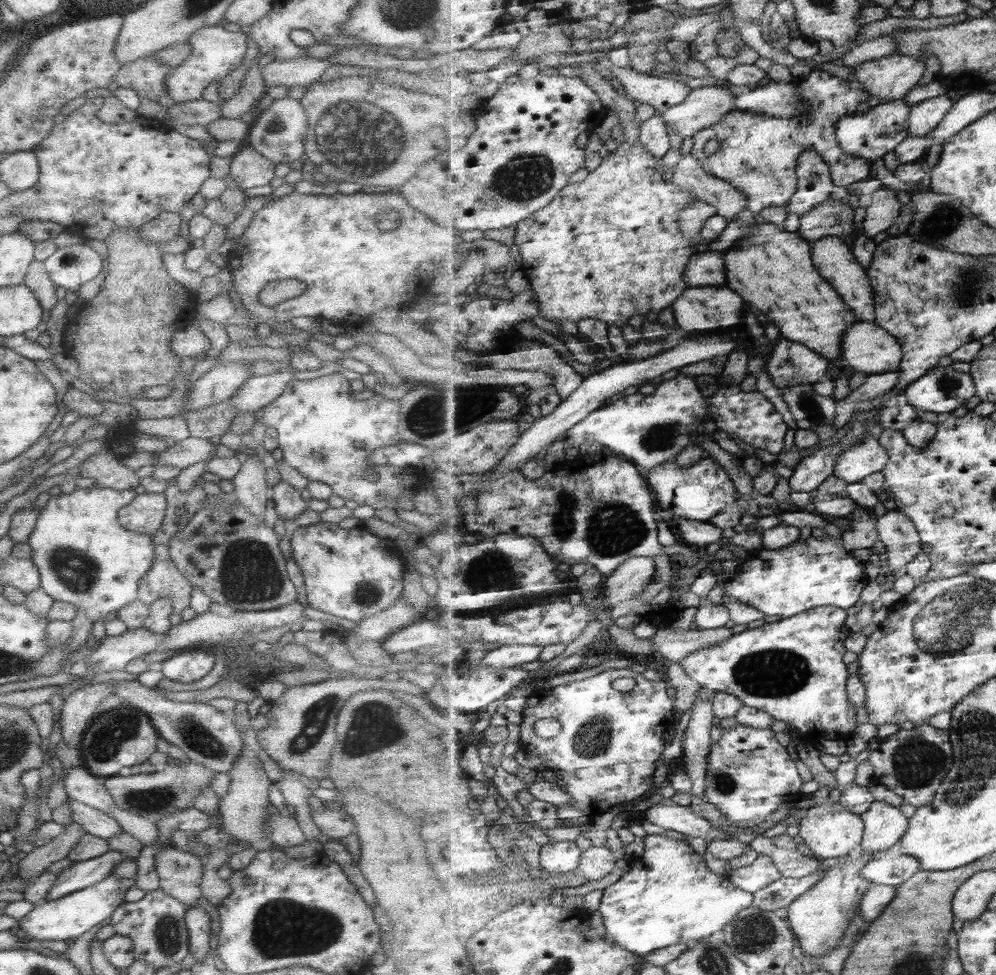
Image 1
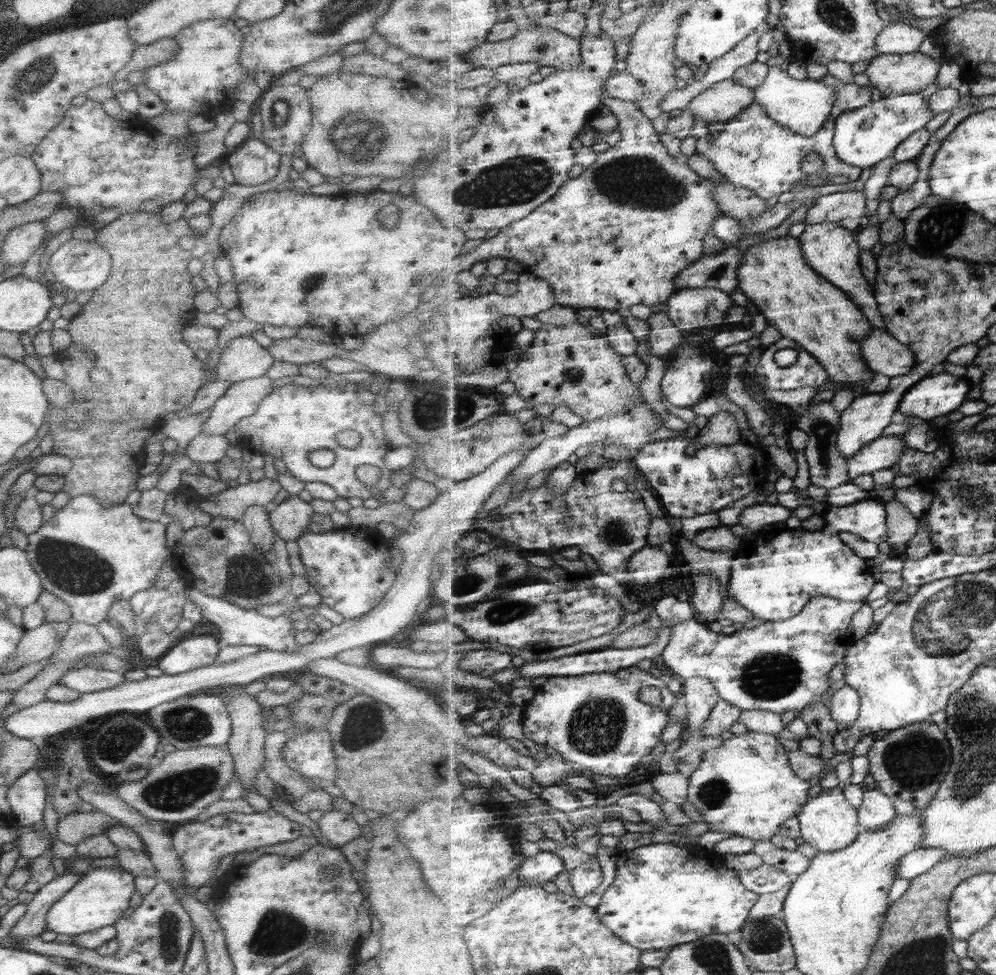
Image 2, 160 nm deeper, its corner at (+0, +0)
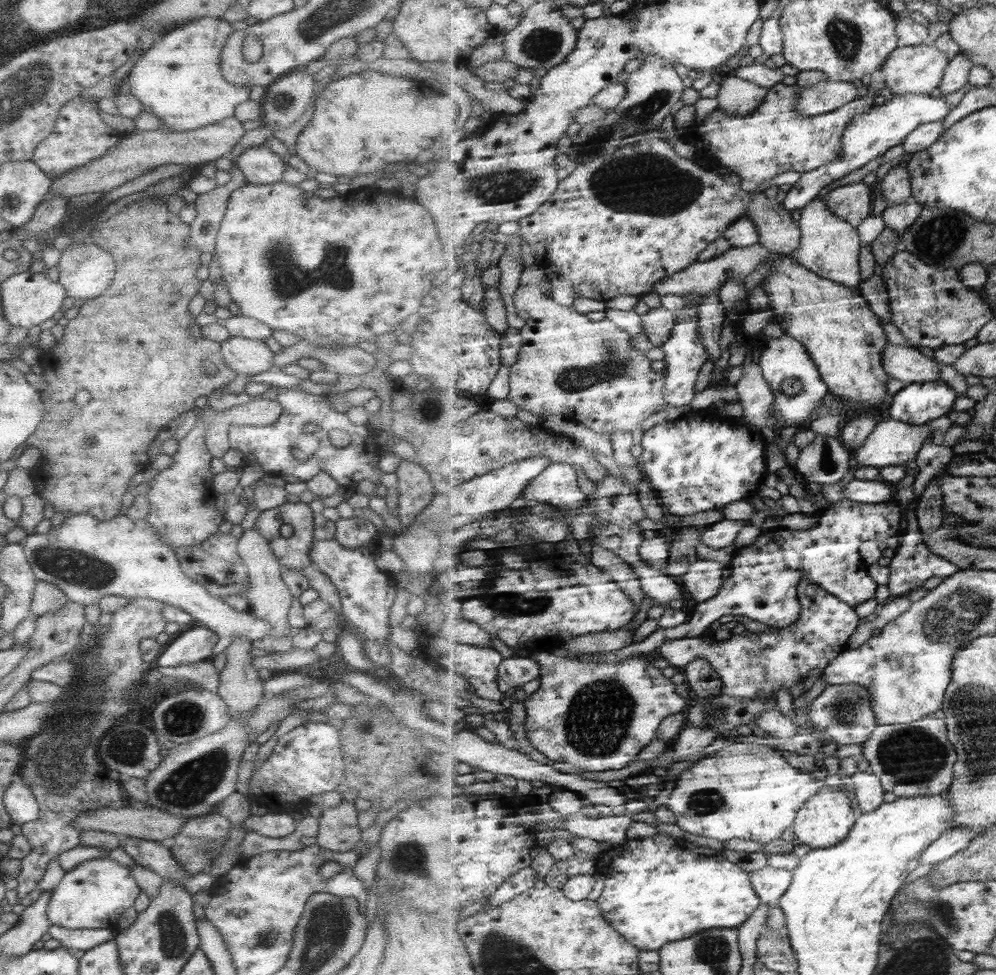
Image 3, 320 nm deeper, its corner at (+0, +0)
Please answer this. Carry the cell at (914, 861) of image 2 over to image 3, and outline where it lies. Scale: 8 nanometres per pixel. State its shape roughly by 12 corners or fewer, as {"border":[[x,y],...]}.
{"border":[[944,832],[922,854],[922,864],[943,862],[969,848],[974,832]]}

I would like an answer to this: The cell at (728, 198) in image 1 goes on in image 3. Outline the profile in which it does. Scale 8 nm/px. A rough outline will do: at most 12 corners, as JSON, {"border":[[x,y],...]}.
{"border":[[751,194],[747,217],[760,243],[791,254],[802,245],[792,212],[777,199]]}

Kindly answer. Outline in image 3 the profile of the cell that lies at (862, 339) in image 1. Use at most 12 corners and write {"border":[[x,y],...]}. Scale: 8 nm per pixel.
{"border":[[888,344],[882,360],[906,384],[937,382],[941,363],[916,346]]}

